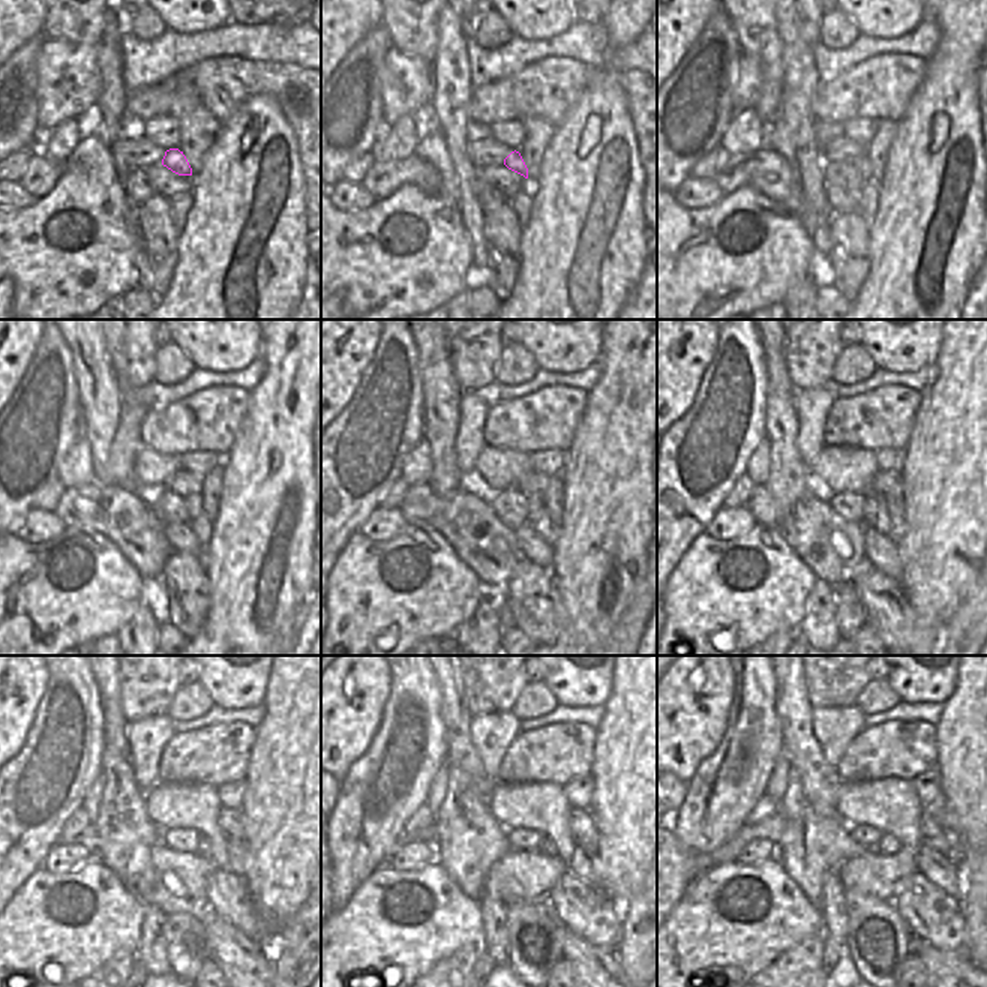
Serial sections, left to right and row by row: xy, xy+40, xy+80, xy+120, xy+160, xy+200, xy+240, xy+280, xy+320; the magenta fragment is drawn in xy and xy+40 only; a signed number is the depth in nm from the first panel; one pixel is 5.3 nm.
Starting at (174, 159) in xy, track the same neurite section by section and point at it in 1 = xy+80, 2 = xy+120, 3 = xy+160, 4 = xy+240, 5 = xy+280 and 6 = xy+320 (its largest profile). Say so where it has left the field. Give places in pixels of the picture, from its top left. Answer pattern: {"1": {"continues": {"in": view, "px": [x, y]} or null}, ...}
{"1": {"continues": {"in": "xy+80", "px": [861, 165]}}, "2": {"continues": {"in": "xy+120", "px": [194, 500]}}, "3": {"continues": {"in": "xy+160", "px": [534, 500]}}, "4": {"continues": {"in": "xy+240", "px": [204, 845]}}, "5": {"continues": {"in": "xy+280", "px": [546, 846]}}, "6": {"continues": {"in": "xy+320", "px": [887, 846]}}}

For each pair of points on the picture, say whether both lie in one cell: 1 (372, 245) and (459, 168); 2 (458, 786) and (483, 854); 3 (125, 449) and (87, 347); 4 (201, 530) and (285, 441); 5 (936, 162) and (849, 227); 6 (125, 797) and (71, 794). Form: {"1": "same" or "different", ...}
{"1": "same", "2": "same", "3": "different", "4": "different", "5": "different", "6": "different"}

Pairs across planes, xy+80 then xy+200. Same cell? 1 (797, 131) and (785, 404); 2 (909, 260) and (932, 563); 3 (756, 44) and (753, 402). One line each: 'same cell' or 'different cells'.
1: different cells
2: same cell
3: different cells

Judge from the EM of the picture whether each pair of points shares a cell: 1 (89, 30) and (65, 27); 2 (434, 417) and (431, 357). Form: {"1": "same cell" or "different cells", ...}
{"1": "same cell", "2": "same cell"}

